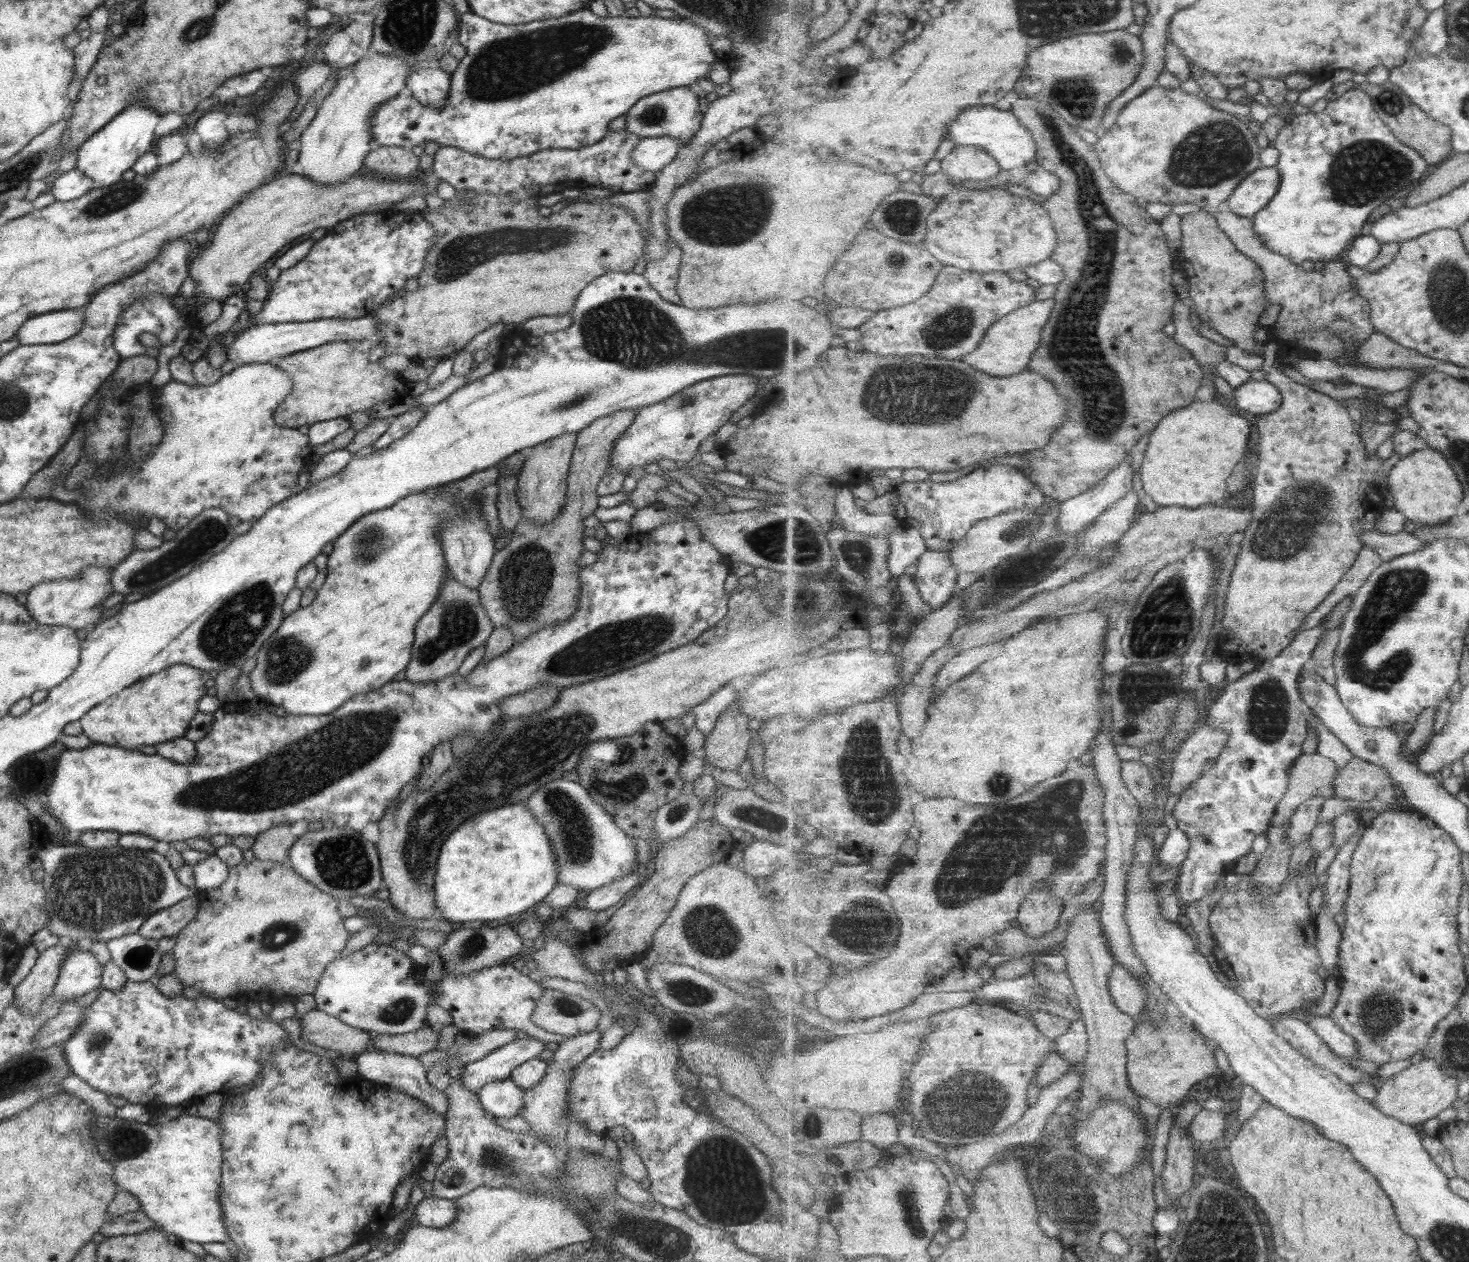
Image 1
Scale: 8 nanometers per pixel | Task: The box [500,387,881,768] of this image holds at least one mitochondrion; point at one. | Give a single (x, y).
(609, 647)

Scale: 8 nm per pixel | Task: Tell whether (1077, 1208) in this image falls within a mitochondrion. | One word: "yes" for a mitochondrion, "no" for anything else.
yes

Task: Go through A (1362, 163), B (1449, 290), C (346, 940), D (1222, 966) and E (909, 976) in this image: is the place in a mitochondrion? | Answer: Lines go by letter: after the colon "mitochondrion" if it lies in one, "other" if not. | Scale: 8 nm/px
A: mitochondrion
B: mitochondrion
C: other
D: other
E: other

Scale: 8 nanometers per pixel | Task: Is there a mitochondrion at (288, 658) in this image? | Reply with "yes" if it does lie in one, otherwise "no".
yes

